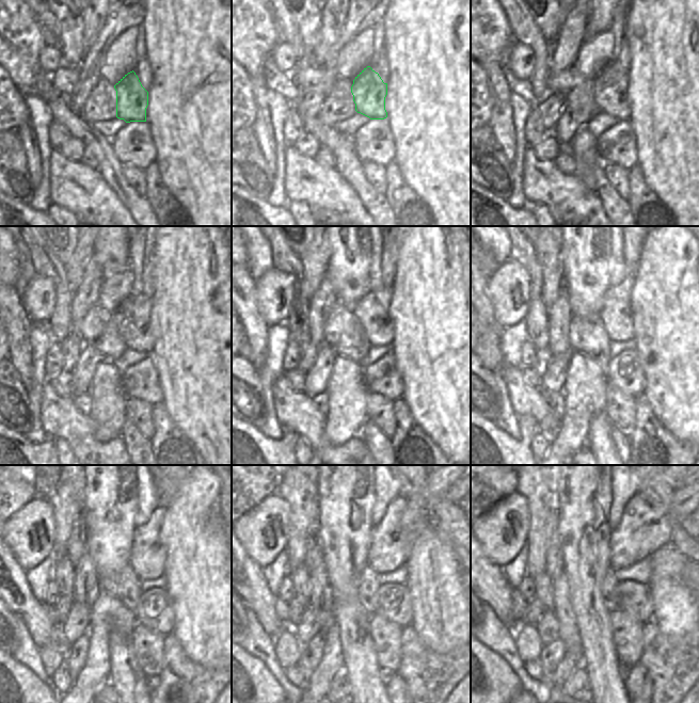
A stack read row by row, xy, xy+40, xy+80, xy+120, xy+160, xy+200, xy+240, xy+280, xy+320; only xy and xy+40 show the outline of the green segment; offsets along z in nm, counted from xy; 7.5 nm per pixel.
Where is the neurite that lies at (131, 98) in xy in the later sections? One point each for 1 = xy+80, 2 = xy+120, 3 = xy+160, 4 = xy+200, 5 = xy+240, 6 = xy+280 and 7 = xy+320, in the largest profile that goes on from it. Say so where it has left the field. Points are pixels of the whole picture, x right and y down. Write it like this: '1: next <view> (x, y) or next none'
1: next xy+80 (609, 84)
2: next xy+120 (132, 317)
3: next xy+160 (372, 310)
4: next xy+200 (615, 315)
5: next xy+240 (147, 556)
6: next xy+280 (407, 516)
7: next xy+320 (650, 516)

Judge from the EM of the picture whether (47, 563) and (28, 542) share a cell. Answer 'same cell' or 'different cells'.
different cells

